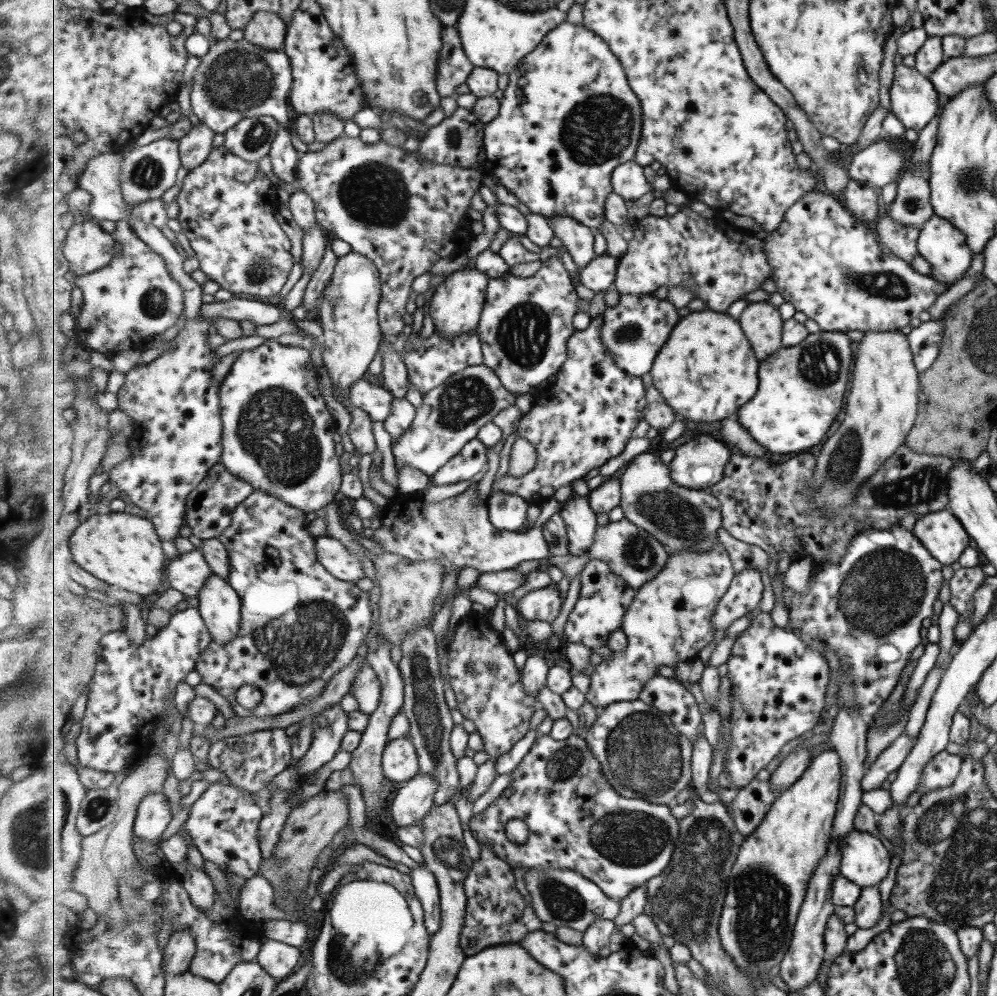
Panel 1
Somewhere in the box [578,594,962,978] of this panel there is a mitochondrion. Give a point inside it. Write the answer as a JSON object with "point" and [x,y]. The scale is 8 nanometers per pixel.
{"point":[687,900]}

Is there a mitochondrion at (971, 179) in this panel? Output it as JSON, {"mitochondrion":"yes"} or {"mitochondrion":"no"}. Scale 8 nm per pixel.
{"mitochondrion":"yes"}

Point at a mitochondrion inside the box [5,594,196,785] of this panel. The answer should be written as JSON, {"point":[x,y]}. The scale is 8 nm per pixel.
{"point":[37,682]}

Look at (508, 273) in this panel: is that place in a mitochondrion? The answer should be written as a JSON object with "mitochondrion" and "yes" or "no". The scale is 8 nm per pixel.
{"mitochondrion":"no"}

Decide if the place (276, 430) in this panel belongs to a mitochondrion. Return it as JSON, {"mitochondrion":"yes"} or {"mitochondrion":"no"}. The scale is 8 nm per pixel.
{"mitochondrion":"yes"}

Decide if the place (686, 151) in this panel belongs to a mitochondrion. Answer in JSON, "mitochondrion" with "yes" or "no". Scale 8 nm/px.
{"mitochondrion":"no"}

